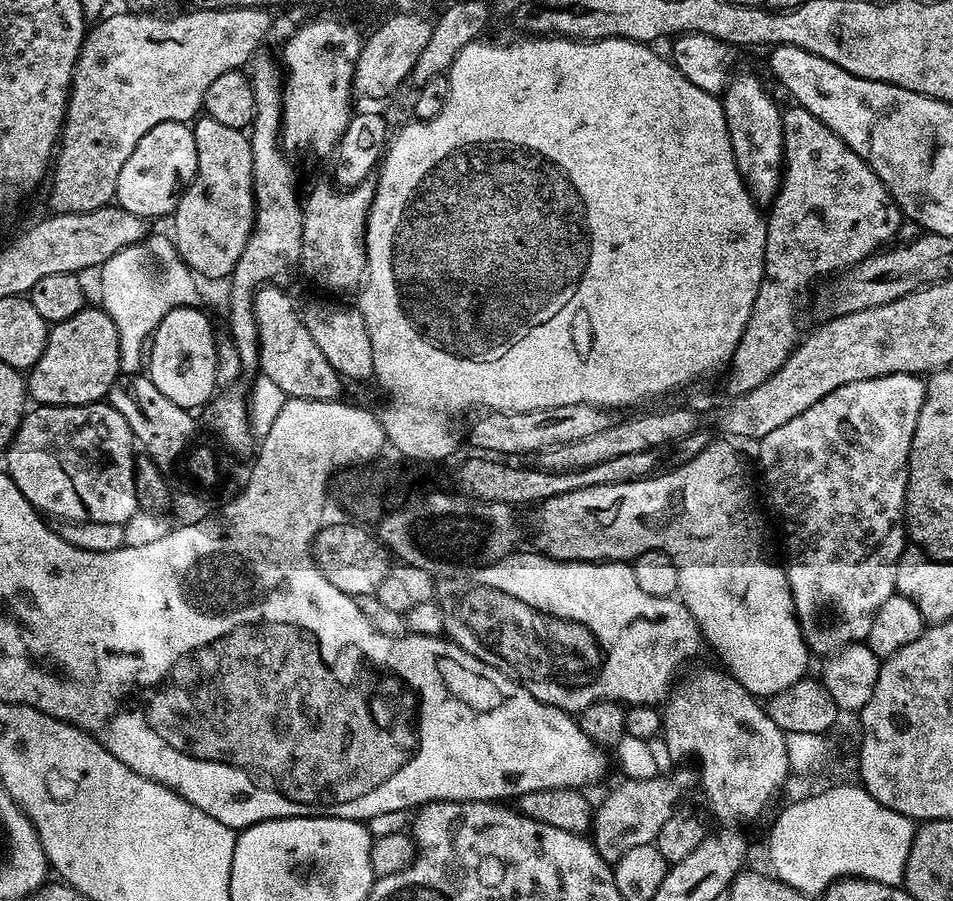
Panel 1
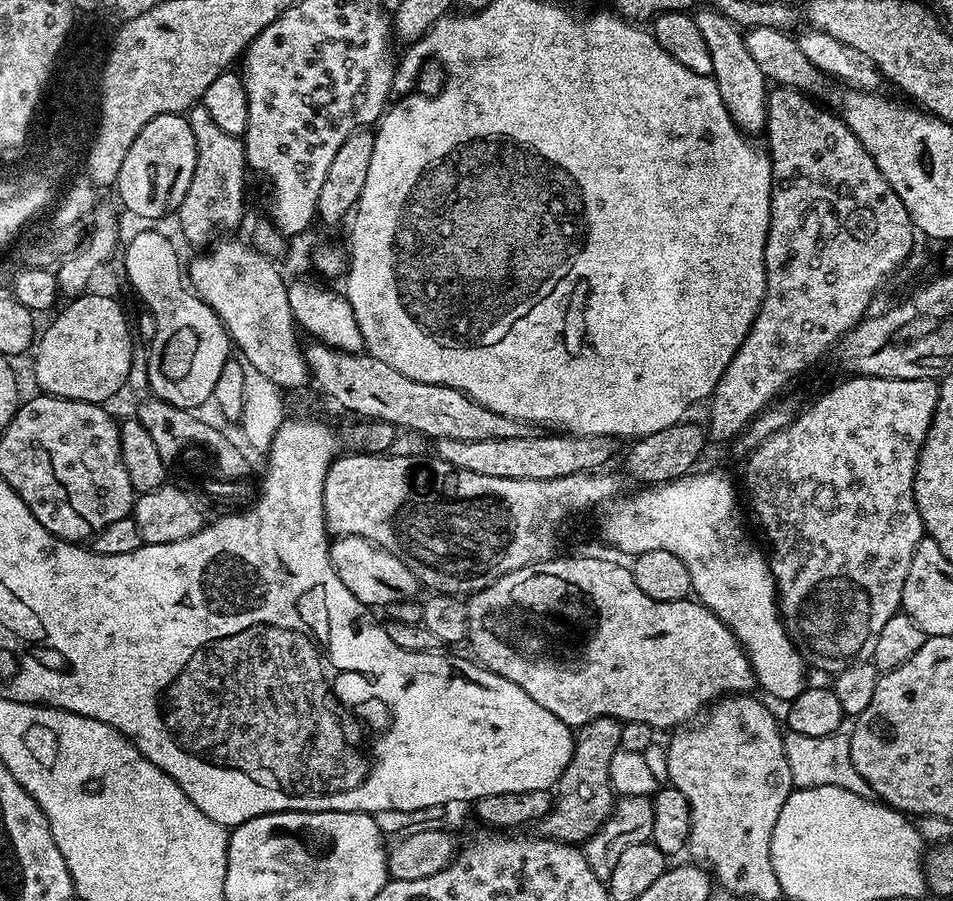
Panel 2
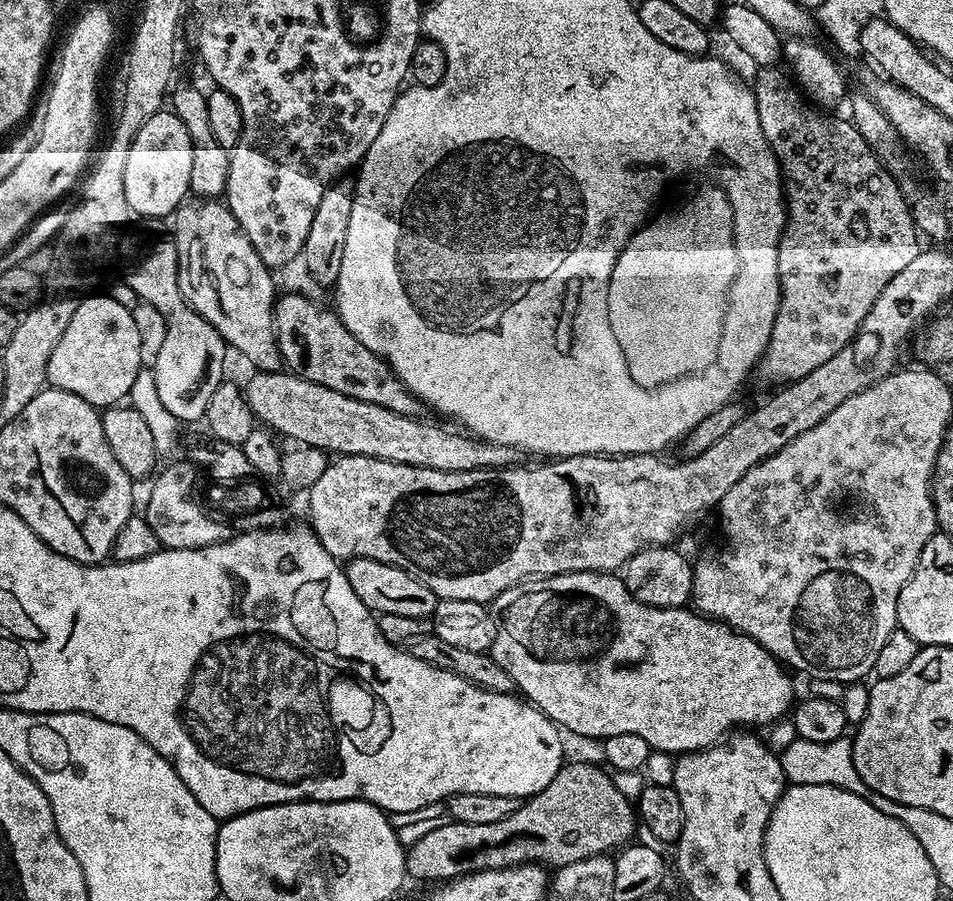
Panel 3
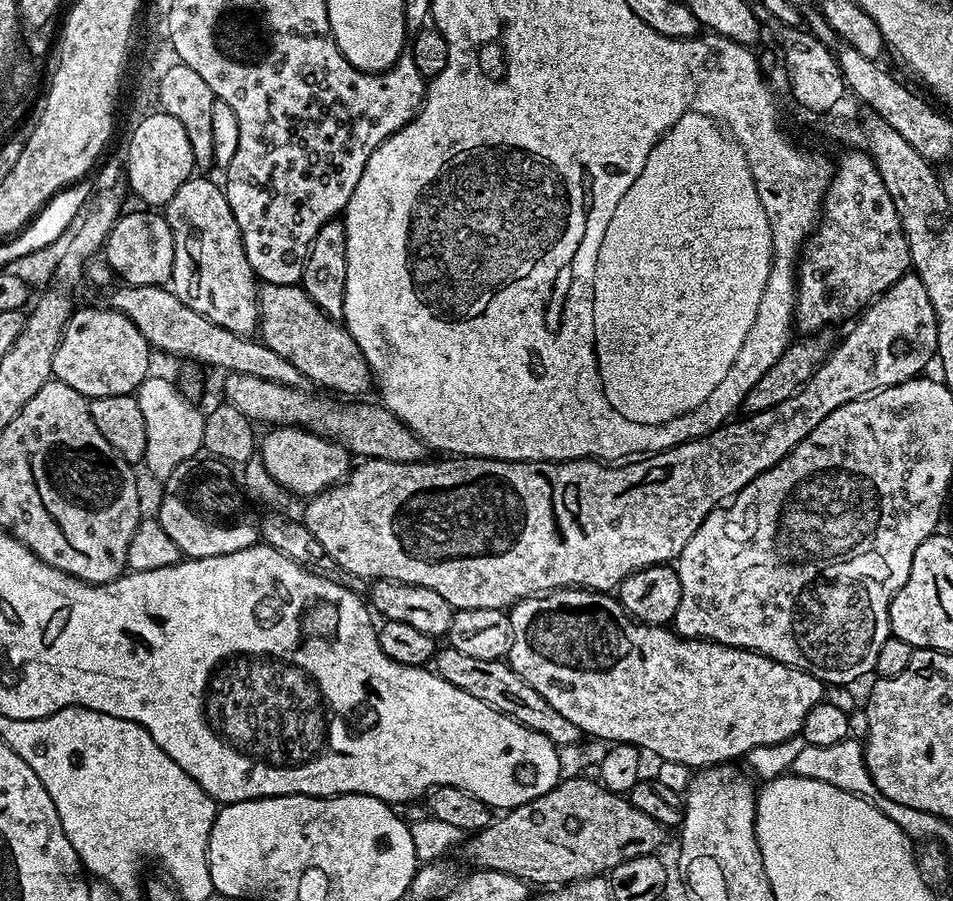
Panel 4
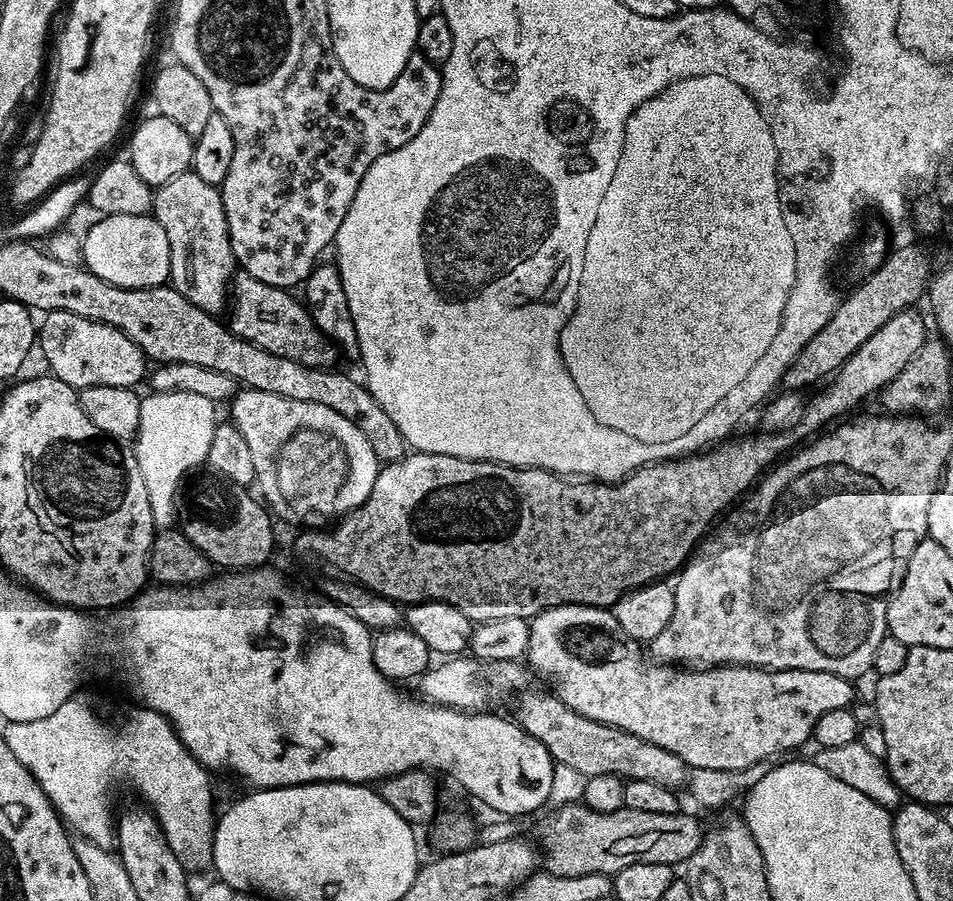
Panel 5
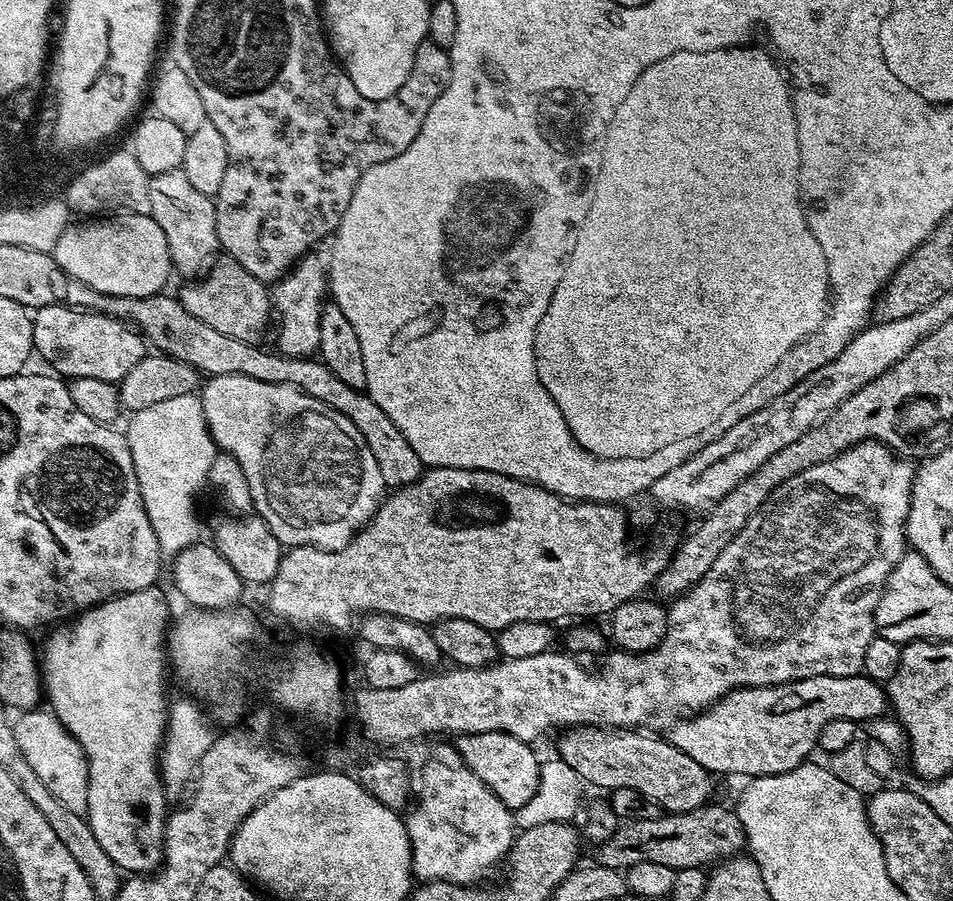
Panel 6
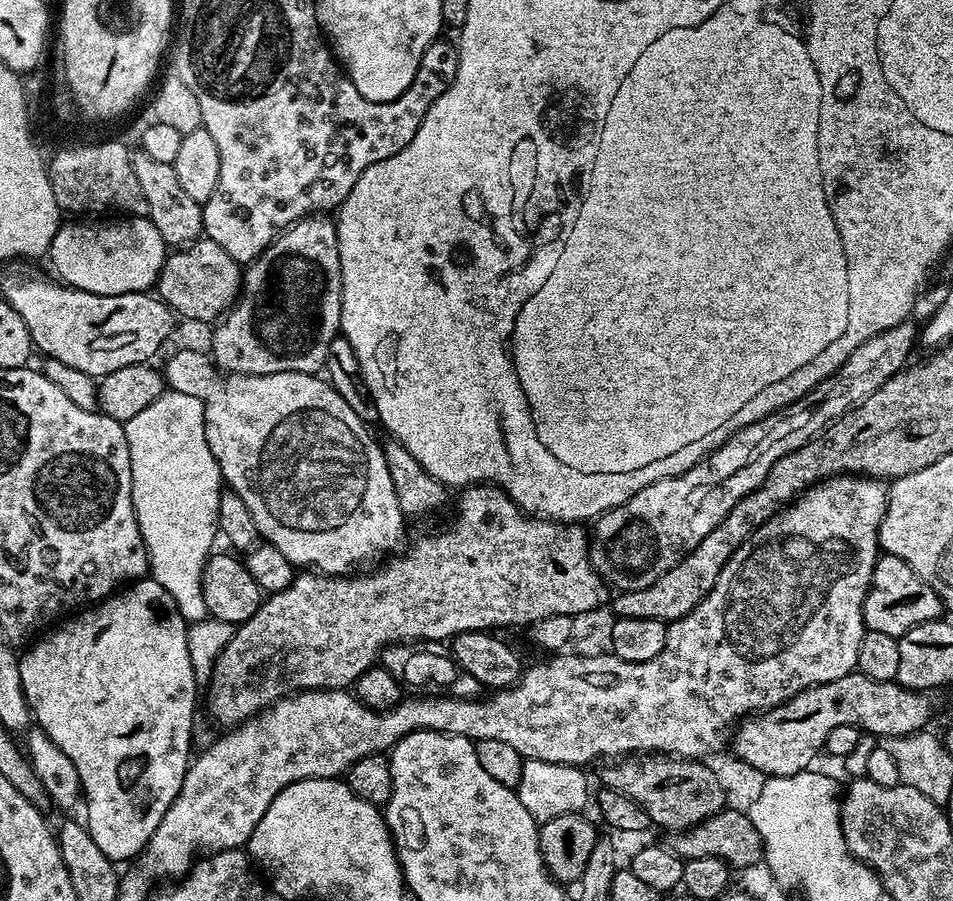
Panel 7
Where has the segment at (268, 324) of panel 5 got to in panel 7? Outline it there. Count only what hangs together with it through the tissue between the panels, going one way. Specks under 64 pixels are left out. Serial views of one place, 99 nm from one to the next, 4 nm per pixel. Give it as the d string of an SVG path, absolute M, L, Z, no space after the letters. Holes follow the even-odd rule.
M207 238L193 240L187 246L177 247L164 257L164 265L154 288L159 299L163 300L177 317L197 320L200 324L211 325L236 302L242 283L242 265L218 242ZM160 291L160 292L159 292ZM212 320L212 321L211 321Z

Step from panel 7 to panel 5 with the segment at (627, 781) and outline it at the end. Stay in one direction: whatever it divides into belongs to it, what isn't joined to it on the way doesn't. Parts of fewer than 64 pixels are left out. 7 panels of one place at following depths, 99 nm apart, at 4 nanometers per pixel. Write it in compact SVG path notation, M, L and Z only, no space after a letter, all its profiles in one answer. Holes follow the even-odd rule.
M524 690L515 697L514 719L523 732L530 733L552 755L555 763L570 766L578 774L590 777L594 774L614 774L628 780L649 780L666 788L679 789L687 781L689 769L678 758L660 746L654 746L621 728L606 726L588 718L582 718L566 702L562 702L551 691L536 693Z

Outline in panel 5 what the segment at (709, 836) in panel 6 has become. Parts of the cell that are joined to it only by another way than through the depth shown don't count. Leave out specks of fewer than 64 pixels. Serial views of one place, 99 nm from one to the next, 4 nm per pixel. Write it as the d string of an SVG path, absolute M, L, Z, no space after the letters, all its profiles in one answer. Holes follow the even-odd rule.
M582 802L561 804L549 816L539 817L535 843L543 859L544 856L548 859L547 872L562 878L579 878L582 874L613 877L618 870L642 862L679 866L688 861L704 841L705 829L700 828L699 822L686 812L646 814L646 810L626 807L613 812L594 812ZM579 820L584 820L585 832L572 828L572 824Z

